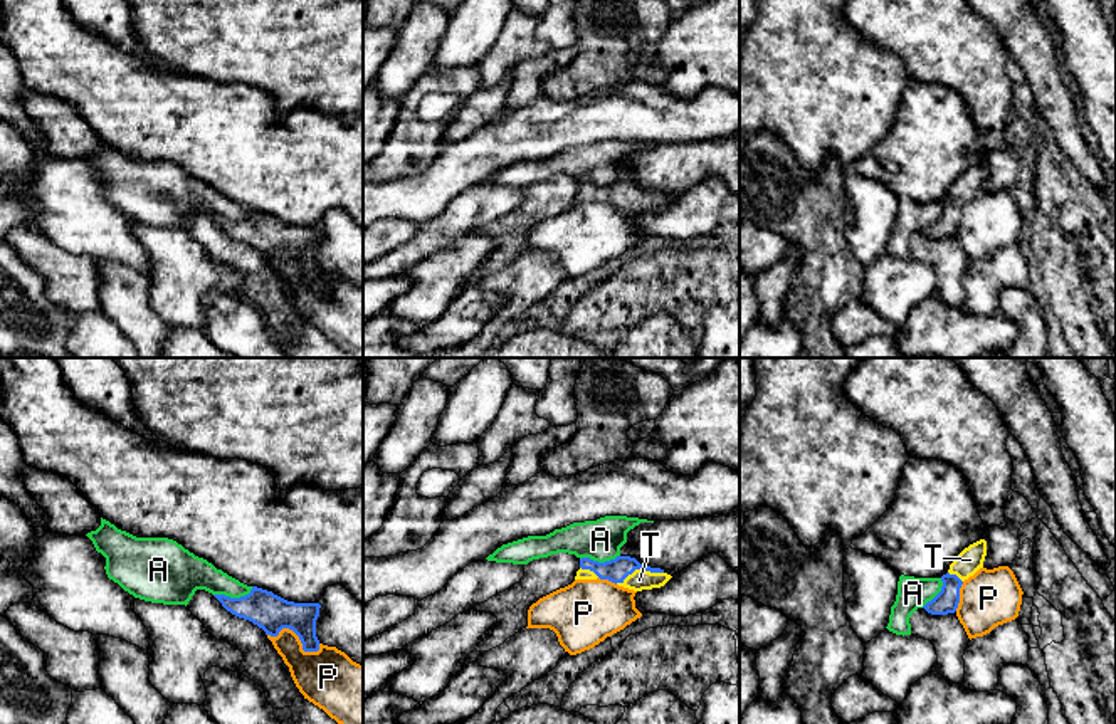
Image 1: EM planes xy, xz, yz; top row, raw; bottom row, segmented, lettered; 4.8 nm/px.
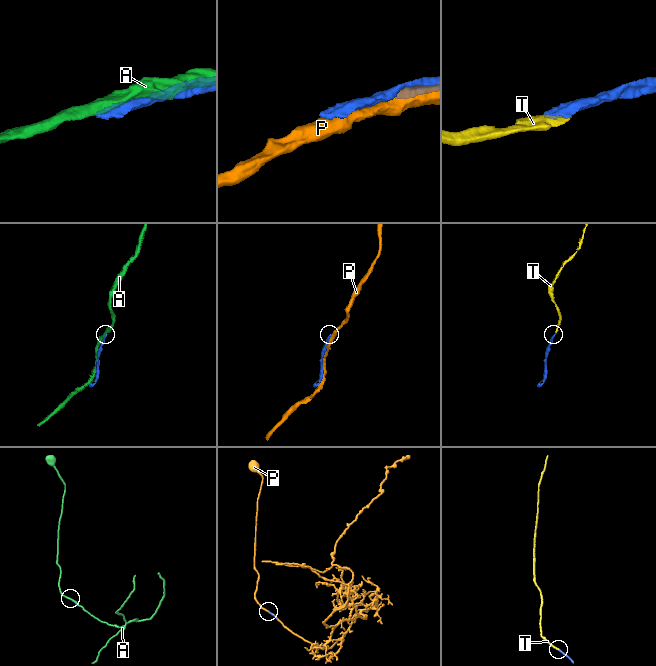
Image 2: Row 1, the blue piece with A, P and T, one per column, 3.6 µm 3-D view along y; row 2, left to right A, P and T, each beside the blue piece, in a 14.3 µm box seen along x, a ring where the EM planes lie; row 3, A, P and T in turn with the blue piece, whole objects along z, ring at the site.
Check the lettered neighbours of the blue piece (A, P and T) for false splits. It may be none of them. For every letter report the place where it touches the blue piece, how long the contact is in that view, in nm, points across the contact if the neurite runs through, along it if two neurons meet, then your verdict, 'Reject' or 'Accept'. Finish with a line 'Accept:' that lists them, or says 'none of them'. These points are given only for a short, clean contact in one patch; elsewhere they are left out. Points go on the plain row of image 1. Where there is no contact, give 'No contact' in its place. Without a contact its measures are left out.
A: Touches blue at xy (234, 222). Shared border 200 nm. Reject
P: Touches blue at xy (298, 259). Shared border 260 nm. Reject
T: Touches blue at xz (639, 192). Shared border 240 nm. Path across: xz (615, 194), (639, 192), (639, 204). Accept
Accept: T

